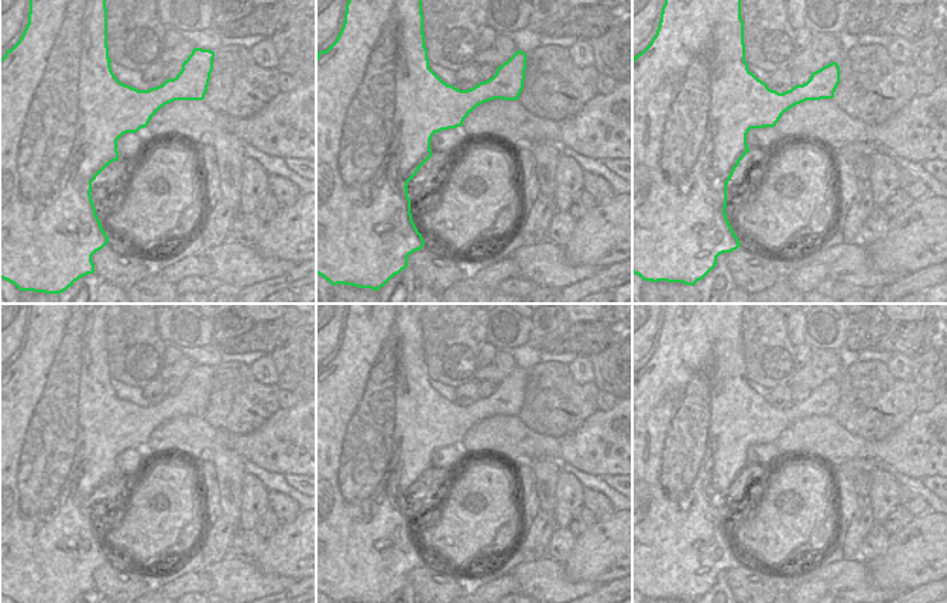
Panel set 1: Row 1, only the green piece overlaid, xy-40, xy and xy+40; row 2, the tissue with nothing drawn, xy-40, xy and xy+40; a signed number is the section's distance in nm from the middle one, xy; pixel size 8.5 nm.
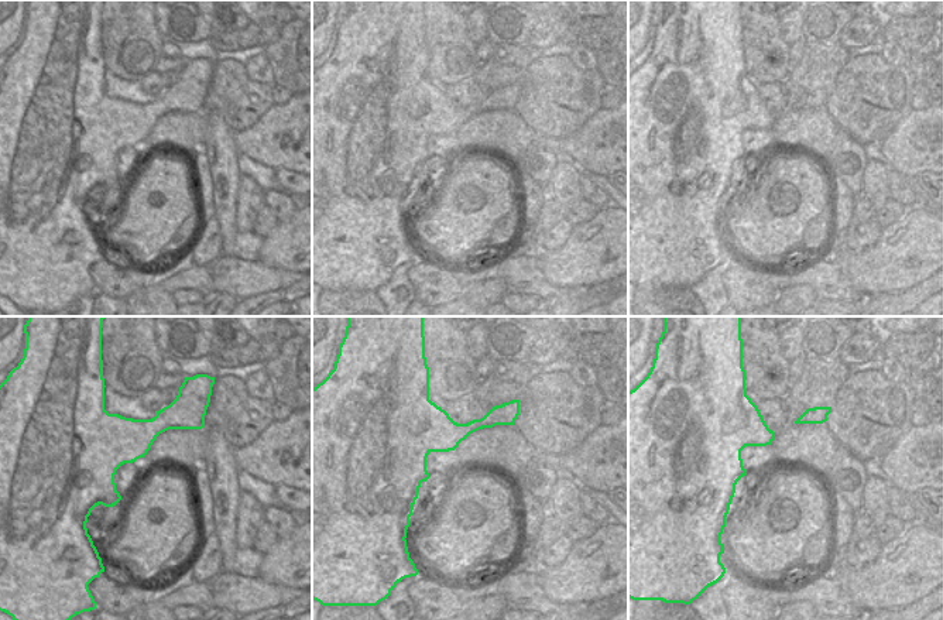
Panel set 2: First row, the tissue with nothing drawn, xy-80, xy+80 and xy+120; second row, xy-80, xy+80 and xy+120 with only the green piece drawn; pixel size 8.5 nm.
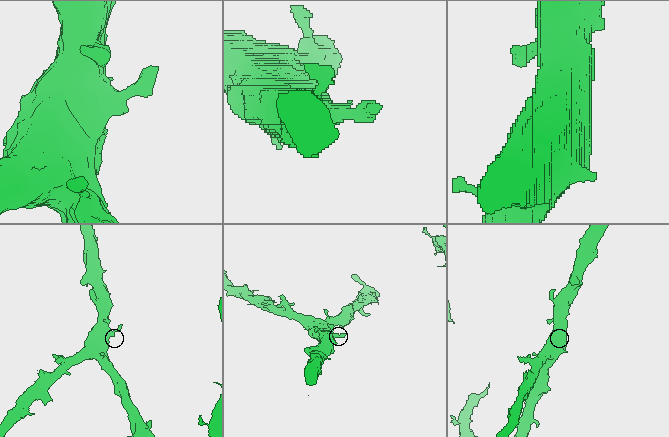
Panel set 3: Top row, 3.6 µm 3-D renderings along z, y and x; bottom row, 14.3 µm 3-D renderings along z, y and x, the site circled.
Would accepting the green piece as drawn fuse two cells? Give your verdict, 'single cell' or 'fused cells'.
single cell

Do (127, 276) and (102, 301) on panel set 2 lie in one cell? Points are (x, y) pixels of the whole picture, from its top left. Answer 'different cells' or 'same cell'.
different cells

